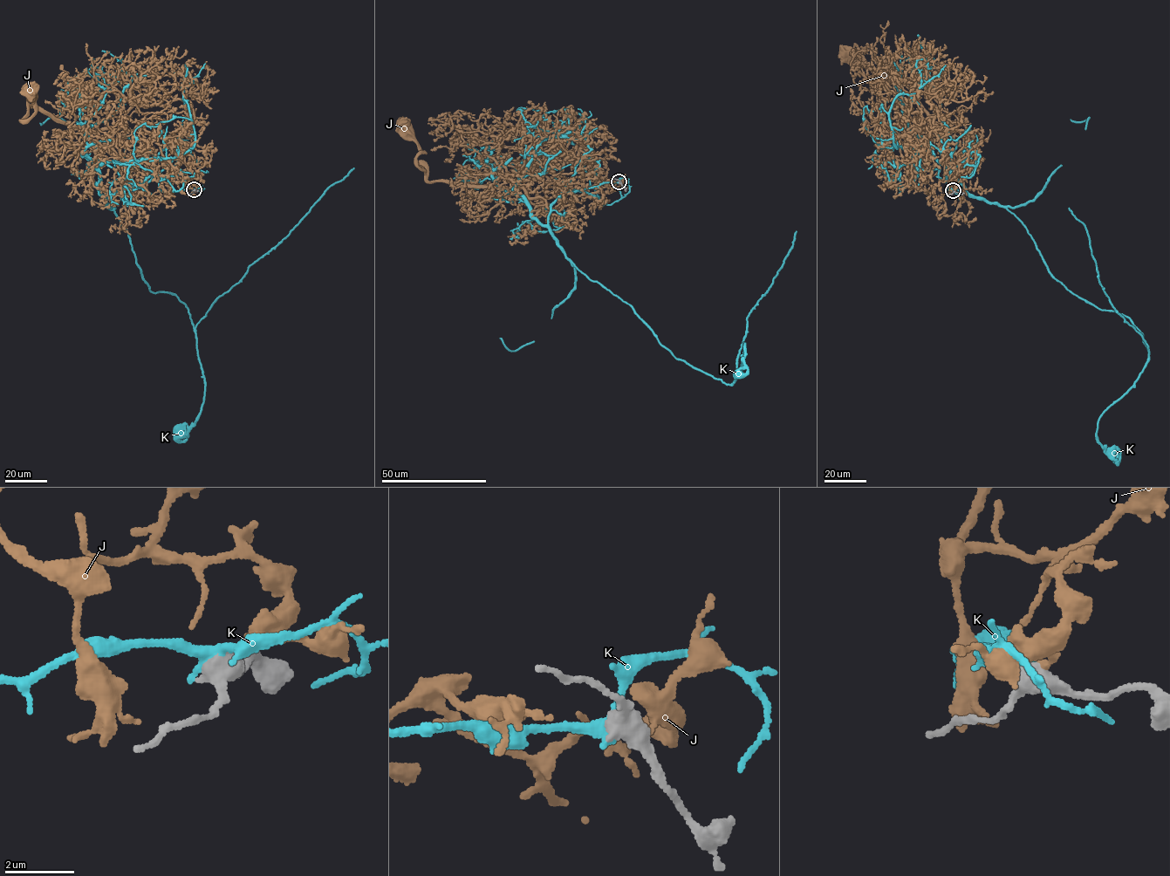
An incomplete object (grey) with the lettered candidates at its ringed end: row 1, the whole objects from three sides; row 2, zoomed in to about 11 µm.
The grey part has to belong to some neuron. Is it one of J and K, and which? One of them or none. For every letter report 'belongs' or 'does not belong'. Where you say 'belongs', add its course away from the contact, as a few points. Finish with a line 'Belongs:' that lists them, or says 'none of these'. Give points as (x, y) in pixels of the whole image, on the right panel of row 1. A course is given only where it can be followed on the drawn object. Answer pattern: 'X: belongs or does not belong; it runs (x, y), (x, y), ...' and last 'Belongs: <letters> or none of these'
J: does not belong
K: does not belong
Belongs: none of these

